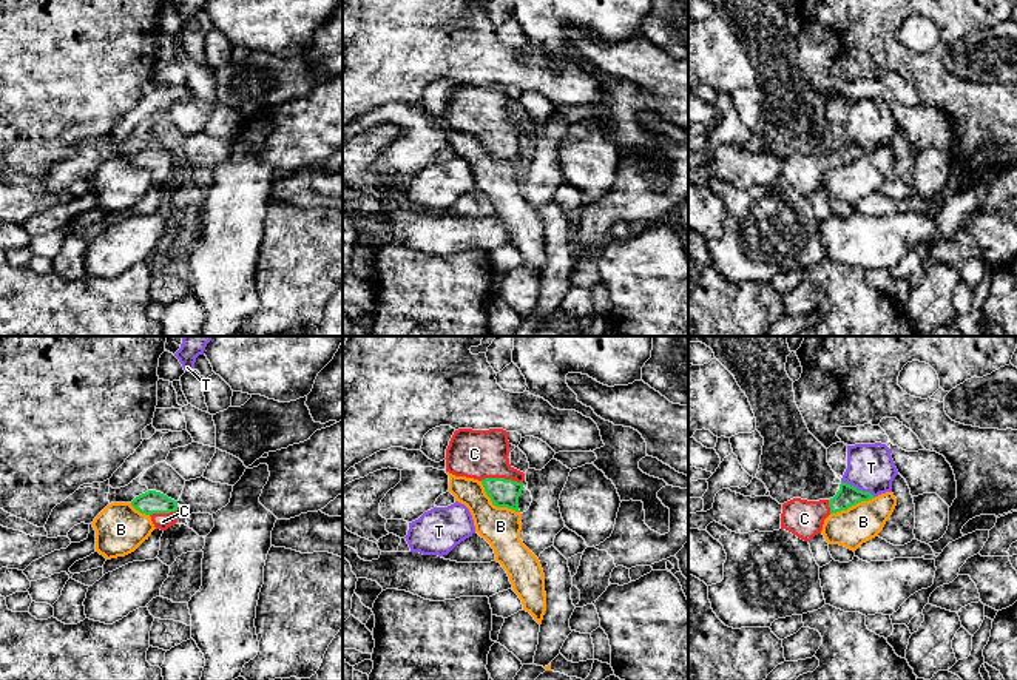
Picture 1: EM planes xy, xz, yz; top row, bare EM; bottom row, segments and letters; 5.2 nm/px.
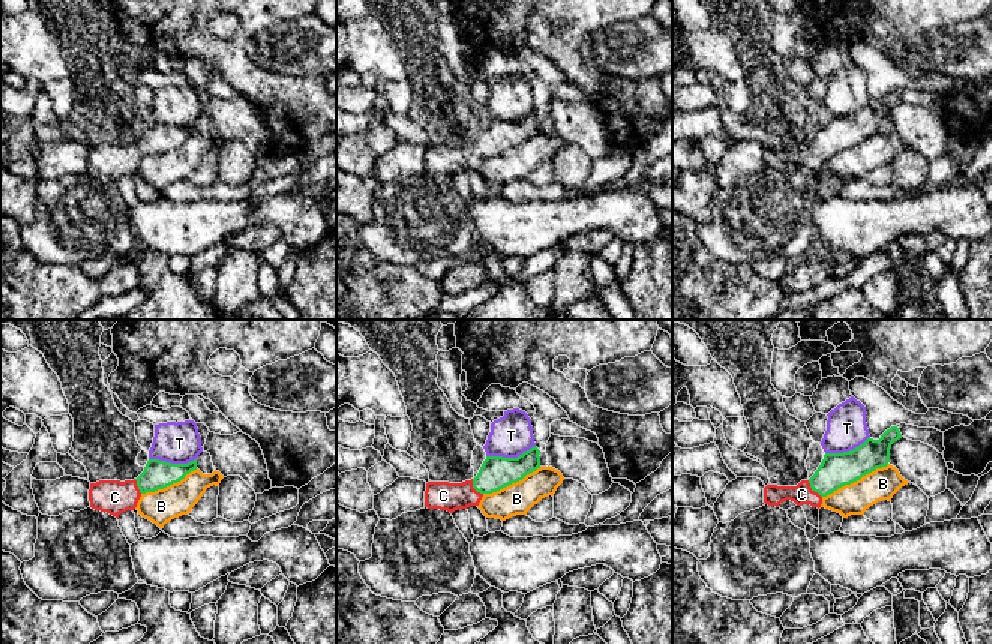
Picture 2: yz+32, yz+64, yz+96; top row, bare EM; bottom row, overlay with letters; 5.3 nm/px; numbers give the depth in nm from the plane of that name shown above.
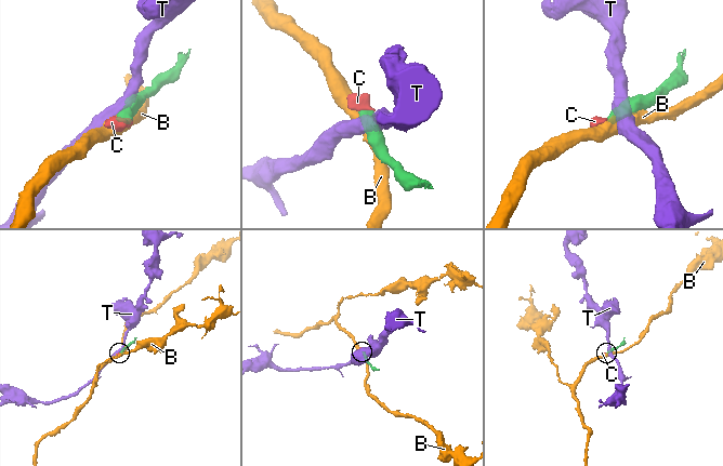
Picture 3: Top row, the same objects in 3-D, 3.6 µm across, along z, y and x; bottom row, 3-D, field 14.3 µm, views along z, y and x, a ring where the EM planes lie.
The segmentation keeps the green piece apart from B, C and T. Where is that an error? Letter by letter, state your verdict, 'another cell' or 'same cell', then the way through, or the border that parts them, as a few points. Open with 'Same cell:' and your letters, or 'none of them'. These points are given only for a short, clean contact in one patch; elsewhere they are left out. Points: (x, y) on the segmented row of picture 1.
Same cell: C
B: another cell
C: same cell; runs through xz (503, 492), (502, 478), (474, 454)
T: another cell; border along yz (841, 480), (868, 491), (874, 497)

